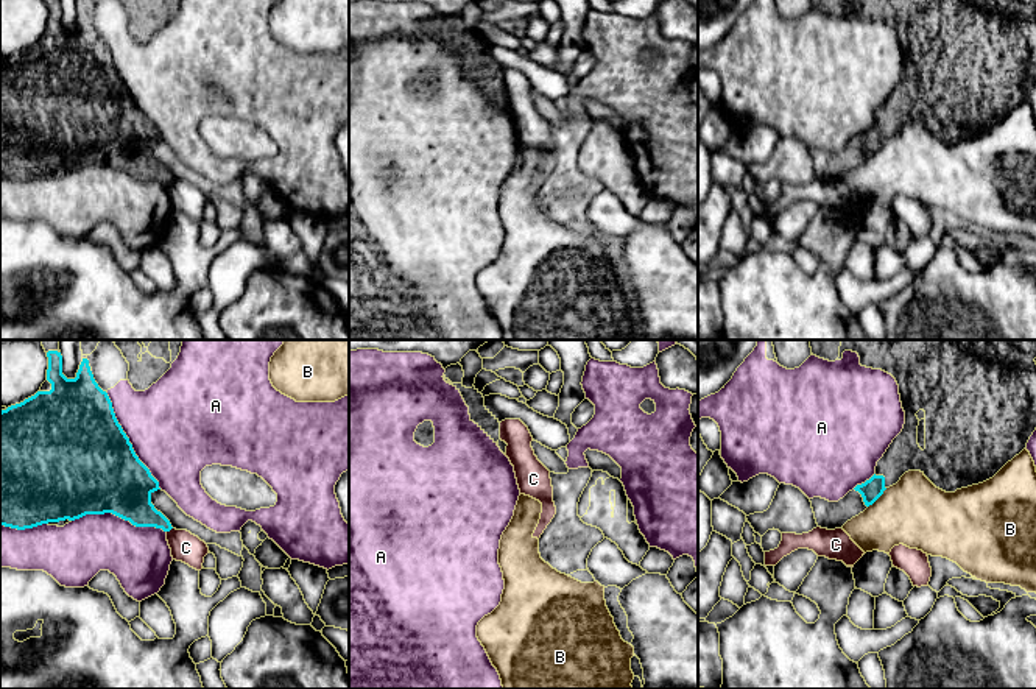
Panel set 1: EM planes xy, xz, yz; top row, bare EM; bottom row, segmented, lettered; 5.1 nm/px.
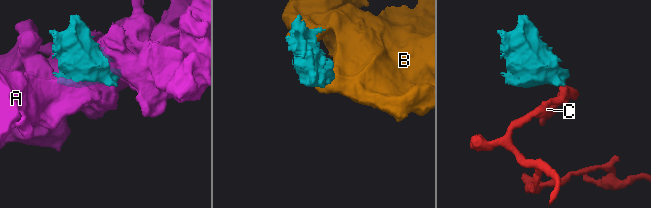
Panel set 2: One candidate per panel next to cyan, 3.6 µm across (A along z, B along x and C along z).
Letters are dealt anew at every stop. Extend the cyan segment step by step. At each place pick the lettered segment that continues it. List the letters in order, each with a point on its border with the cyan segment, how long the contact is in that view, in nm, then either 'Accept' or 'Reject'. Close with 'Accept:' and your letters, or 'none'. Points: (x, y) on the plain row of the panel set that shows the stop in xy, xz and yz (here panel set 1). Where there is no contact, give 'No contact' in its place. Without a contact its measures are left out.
A: Touches cyan at xy (128, 91). Shared border 600 nm. Reject
B: Touches cyan at yz (877, 148). Shared border 140 nm. Reject
C: Touches cyan at xy (169, 181). Shared border 40 nm. Reject
Accept: none

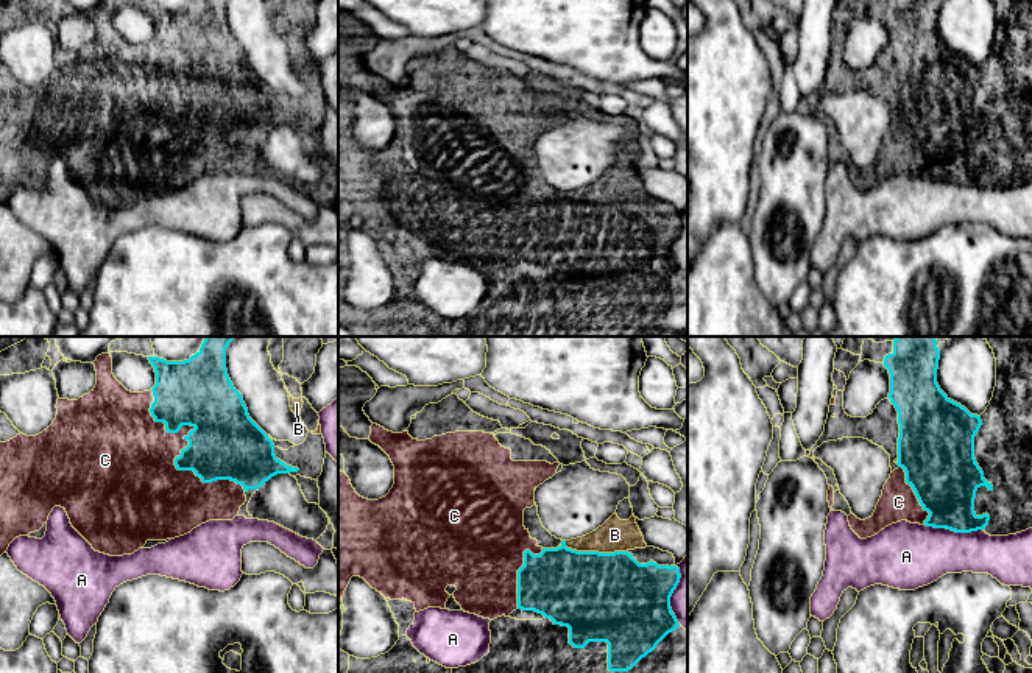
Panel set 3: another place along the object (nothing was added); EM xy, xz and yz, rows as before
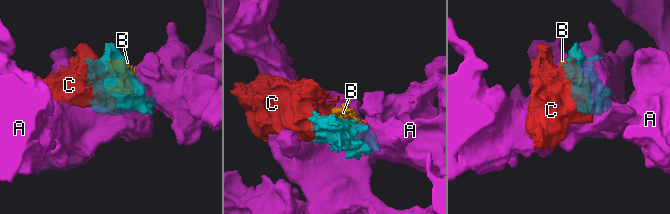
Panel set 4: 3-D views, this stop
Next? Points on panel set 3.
A: Touches cyan at yz (954, 181). Shared border 300 nm. Reject
B: Touches cyan at xz (594, 203). Shared border 320 nm. Accept
C: Touches cyan at xy (183, 100). Shared border 700 nm. Accept
Accept: B, C

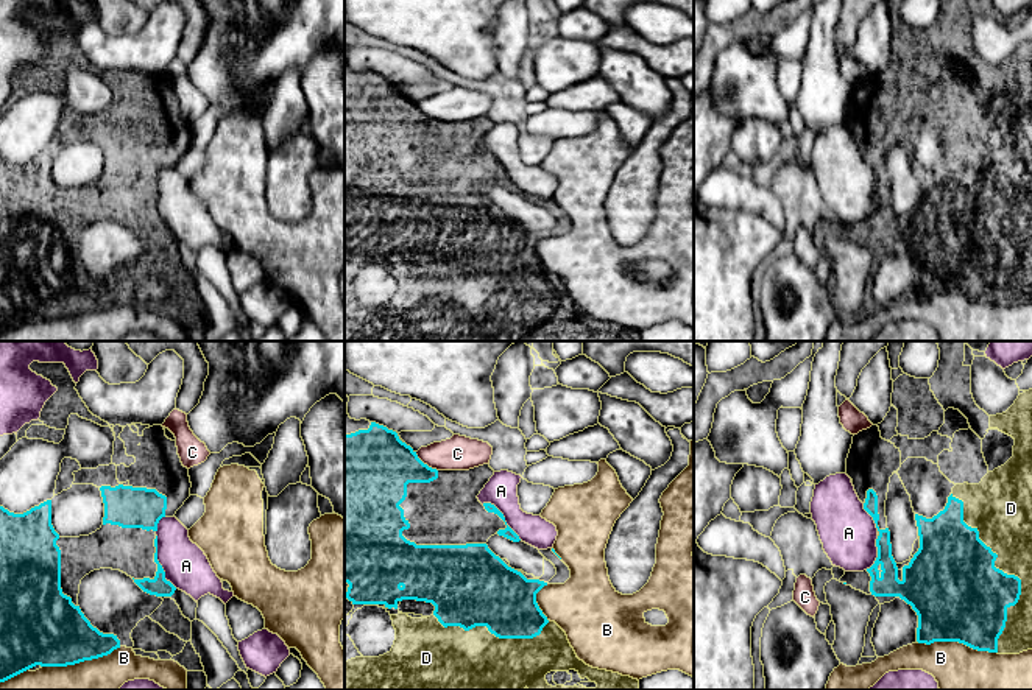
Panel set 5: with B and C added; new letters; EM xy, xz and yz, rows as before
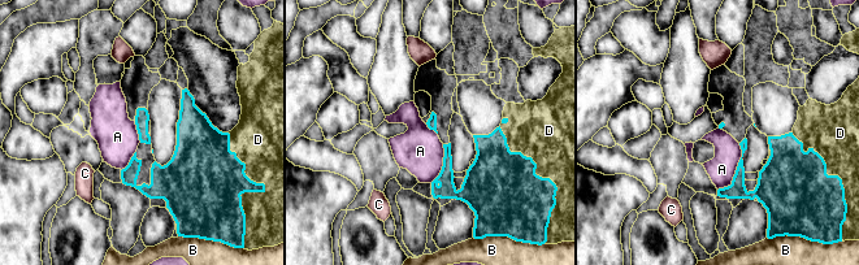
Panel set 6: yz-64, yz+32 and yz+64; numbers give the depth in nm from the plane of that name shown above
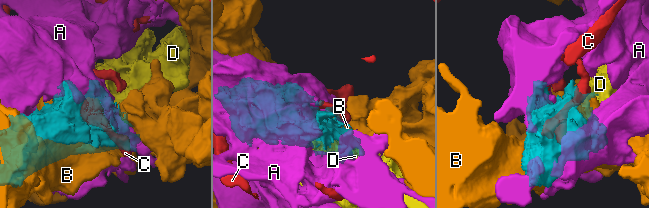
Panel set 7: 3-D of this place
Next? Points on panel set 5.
A: Touches cyan at xy (158, 214). Shared border 300 nm. Reject
B: Touches cyan at yz (957, 292). Shared border 420 nm. Reject
C: Touches cyan at xz (426, 116). Shared border 160 nm. Reject
D: Touches cyan at yz (1006, 225). Shared border 850 nm. Accept
Accept: D

